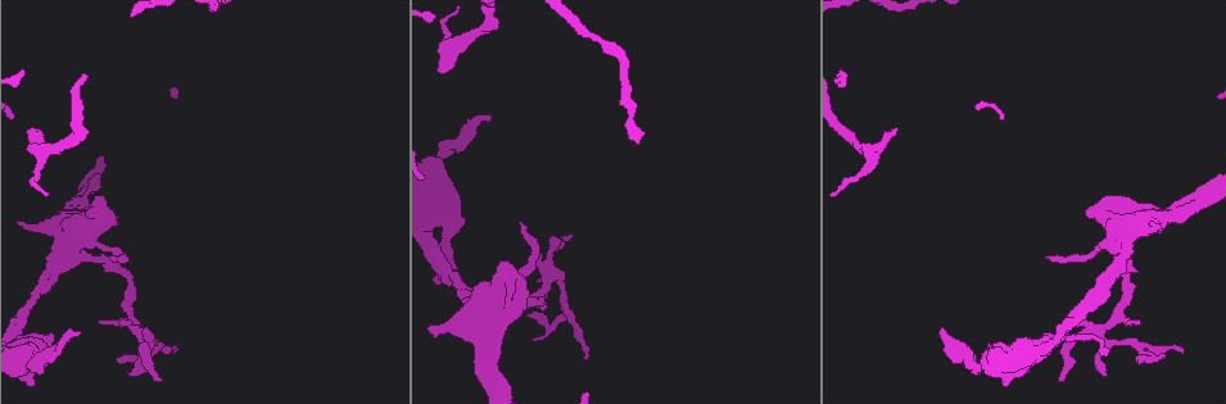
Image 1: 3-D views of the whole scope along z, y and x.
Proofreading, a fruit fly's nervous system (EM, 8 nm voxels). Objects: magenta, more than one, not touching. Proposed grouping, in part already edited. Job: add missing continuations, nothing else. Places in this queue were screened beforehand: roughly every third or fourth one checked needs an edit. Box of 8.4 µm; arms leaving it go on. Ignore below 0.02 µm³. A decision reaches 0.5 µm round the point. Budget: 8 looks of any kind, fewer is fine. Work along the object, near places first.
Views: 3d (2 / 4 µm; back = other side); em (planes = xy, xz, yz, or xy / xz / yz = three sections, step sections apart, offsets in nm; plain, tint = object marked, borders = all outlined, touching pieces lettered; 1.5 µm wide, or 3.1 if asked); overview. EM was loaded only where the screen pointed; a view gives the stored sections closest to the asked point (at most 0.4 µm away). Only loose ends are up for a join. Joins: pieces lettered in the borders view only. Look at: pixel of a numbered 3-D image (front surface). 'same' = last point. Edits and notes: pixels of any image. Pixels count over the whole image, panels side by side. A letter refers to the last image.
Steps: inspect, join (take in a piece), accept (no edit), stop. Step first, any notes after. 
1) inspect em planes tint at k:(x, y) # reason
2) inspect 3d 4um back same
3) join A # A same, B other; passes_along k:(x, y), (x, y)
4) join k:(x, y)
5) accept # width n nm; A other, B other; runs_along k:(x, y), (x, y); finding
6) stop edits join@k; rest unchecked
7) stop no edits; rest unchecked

inspect em planes borders at 1:(894, 130) # branch stops here

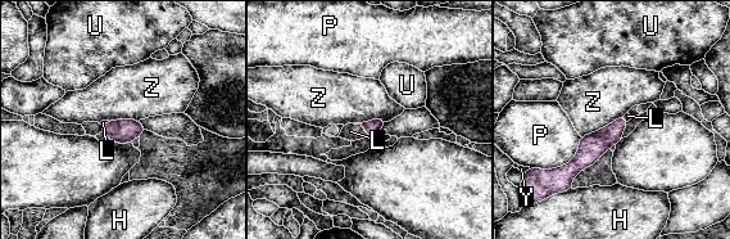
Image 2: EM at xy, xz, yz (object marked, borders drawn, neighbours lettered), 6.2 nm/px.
join L # H other, L same, P other, U other, Y other, Z other; passes_along 2:(371, 127), (362, 126), (350, 131); it goes on there

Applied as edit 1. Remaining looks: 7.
inspect overview # redraw

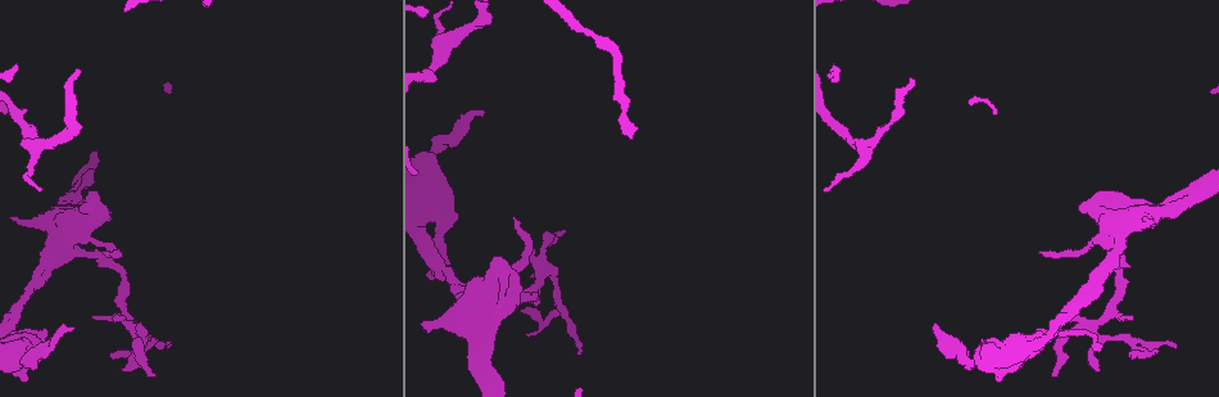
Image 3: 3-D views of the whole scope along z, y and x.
inspect em planes borders at 3:(566, 232) # an open end

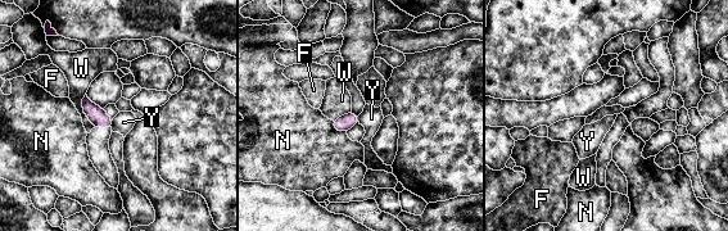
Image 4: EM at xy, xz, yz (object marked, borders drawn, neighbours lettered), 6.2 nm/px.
accept # F other, N other, W other, Y other; border 4:(113, 119), (111, 127); none of them fits

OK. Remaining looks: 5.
inspect 3d 2um at 3:(1157, 352) # thin end

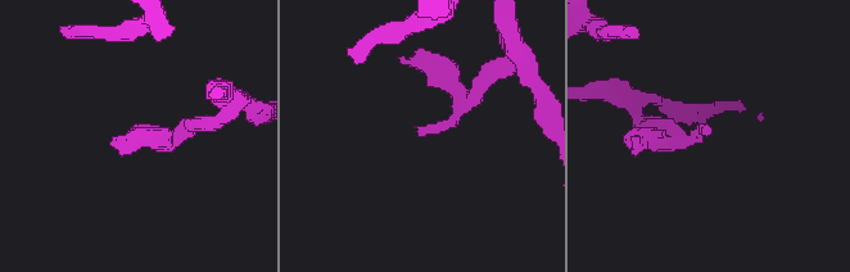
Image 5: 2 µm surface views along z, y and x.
inspect em planes borders at 5:(417, 136)

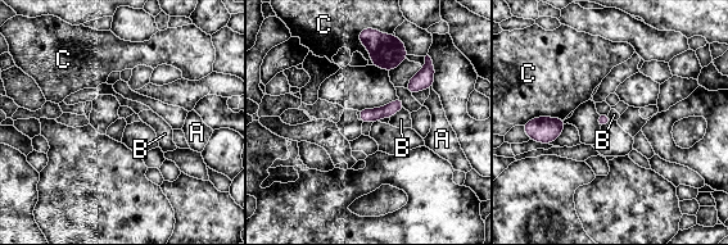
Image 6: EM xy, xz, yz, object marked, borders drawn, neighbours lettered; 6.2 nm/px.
accept # A other, B other, C other; border 6:(403, 108), (390, 118); no lettered piece goes on from it

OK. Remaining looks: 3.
stop edits join@2; rest unchecked

